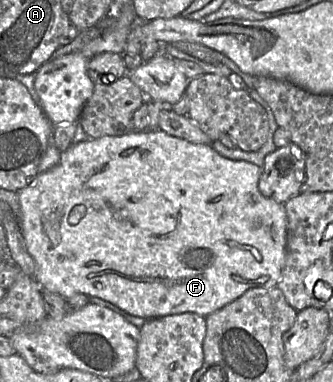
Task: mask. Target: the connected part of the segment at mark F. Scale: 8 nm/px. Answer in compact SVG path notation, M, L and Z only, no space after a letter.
M146 130L142 132L131 132L129 134L113 137L103 136L97 139L87 139L84 142L77 144L71 144L71 146L61 153L59 162L51 169L38 173L29 184L22 190L18 191L18 197L20 201L20 227L22 230L22 236L25 242L25 246L28 254L34 261L36 268L36 282L41 286L44 292L58 294L64 299L72 297L75 294L82 293L88 297L97 297L102 300L108 301L125 312L144 318L145 320L163 317L167 315L182 314L182 313L196 313L203 316L204 318L212 314L215 311L228 305L235 299L242 296L247 290L252 288L273 288L276 287L281 276L285 265L286 259L286 243L287 243L287 224L288 218L285 210L285 205L276 202L264 196L258 187L259 179L262 173L262 168L254 163L247 161L238 161L228 159L220 155L210 144L195 144L185 139L178 138L169 135L161 130Z

